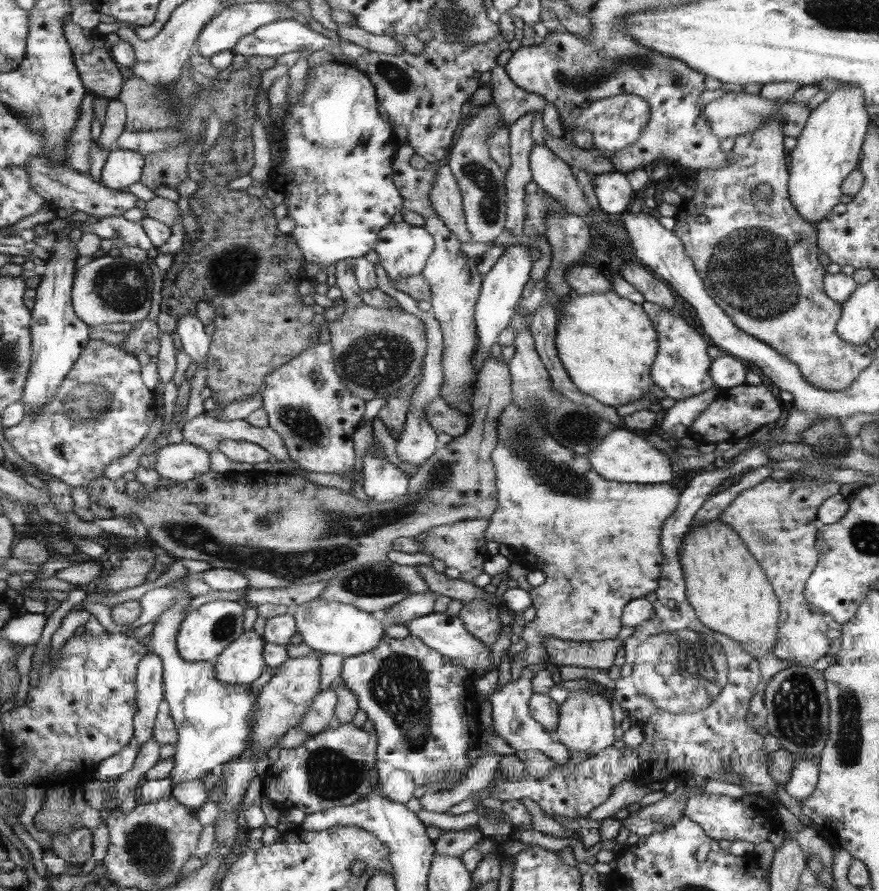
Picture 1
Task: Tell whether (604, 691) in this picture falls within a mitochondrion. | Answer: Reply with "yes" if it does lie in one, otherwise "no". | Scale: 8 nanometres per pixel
no

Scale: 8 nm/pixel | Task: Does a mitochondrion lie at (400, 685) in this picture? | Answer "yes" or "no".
yes

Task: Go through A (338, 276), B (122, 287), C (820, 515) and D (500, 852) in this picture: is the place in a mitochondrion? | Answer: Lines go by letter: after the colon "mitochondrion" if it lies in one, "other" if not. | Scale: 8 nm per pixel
A: other
B: mitochondrion
C: other
D: other

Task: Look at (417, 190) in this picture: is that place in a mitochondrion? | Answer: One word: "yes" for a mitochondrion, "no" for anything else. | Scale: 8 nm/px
yes

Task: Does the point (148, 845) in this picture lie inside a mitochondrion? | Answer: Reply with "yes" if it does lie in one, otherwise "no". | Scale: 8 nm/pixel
yes

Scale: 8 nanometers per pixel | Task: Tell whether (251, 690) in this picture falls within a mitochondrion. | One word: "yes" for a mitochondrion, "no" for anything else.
no

